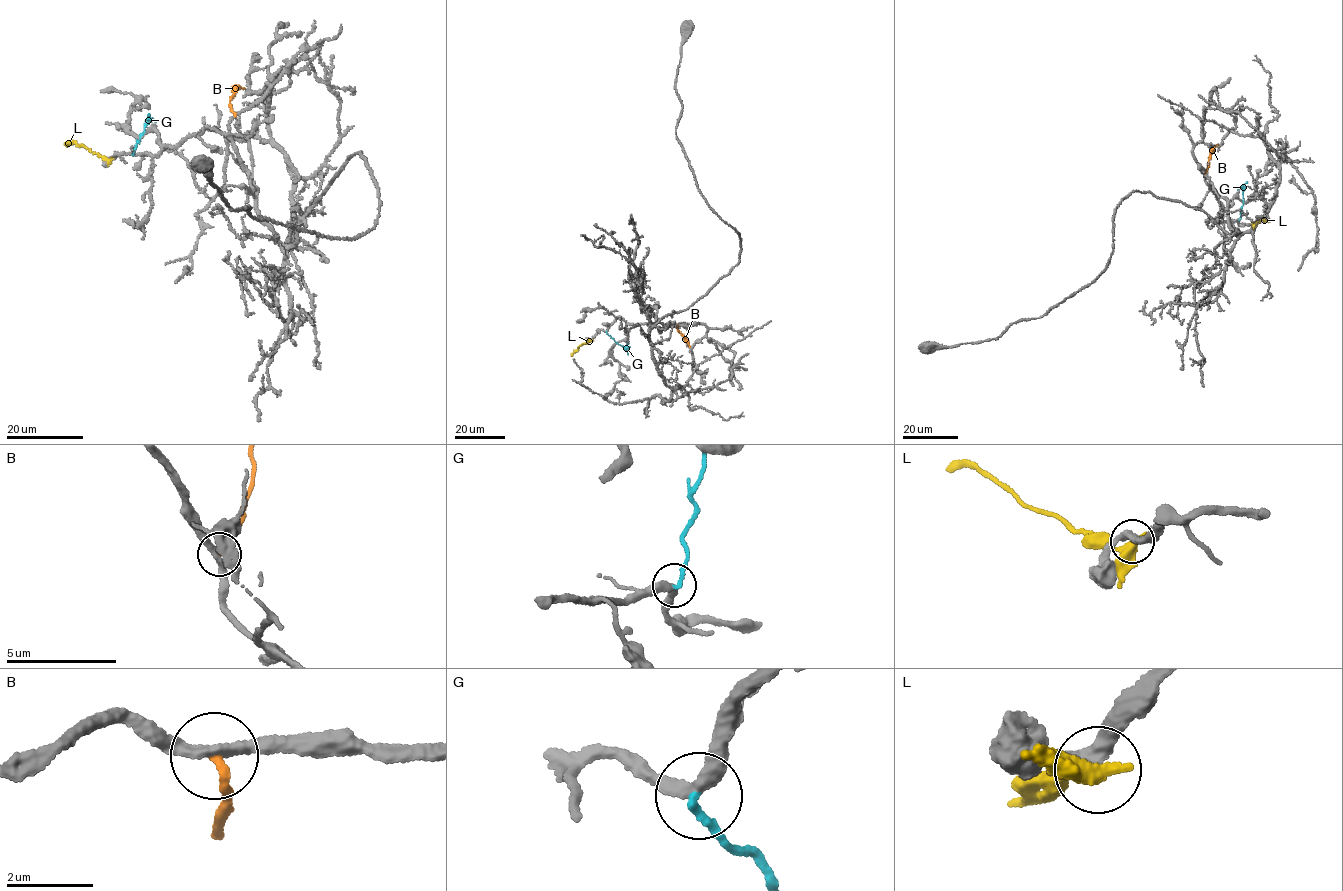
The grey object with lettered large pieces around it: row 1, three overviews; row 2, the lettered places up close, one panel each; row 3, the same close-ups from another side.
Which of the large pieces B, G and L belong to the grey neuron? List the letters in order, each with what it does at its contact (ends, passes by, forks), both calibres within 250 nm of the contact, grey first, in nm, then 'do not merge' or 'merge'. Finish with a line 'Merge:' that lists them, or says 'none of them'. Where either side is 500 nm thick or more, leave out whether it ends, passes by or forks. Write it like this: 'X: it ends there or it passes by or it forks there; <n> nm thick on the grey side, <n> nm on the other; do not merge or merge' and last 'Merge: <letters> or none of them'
B: it ends there; 300 nm thick on the grey side, 190 nm on the other; do not merge
G: it ends there; 320 nm thick on the grey side, 200 nm on the other; do not merge
L: it passes by; 280 nm thick on the grey side, 360 nm on the other; do not merge
Merge: none of them

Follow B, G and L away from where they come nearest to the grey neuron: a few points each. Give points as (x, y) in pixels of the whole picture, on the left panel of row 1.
B: (234, 116), (230, 104), (233, 90), (244, 88)
G: (133, 154), (149, 114)
L: (110, 159), (105, 160), (75, 143), (65, 143)

